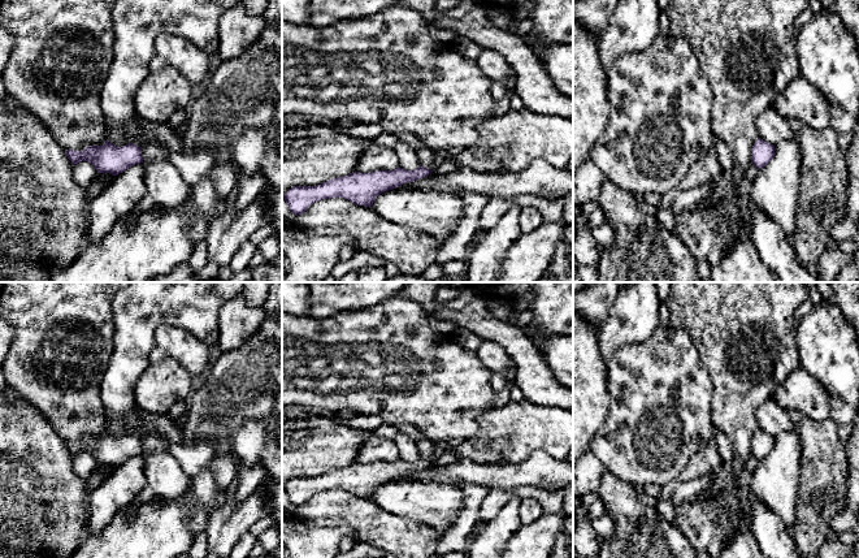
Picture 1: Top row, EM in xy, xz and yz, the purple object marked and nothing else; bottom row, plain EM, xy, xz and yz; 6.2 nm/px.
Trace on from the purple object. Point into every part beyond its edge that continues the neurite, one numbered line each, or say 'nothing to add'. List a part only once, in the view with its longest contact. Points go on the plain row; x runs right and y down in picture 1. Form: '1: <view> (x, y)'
nothing to add

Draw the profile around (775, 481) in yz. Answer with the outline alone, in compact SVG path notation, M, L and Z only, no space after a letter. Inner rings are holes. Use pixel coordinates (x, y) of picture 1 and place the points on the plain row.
M794 427L777 433L775 440L775 447L759 462L746 483L755 498L769 507L784 522L788 533L794 536L802 458L801 437Z

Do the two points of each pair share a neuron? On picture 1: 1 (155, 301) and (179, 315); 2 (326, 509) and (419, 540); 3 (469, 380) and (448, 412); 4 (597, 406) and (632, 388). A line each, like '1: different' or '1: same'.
1: same
2: same
3: same
4: different

